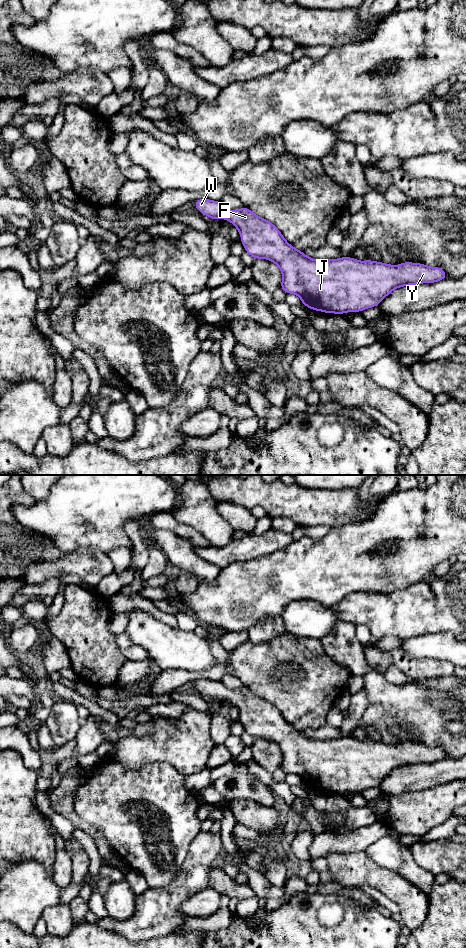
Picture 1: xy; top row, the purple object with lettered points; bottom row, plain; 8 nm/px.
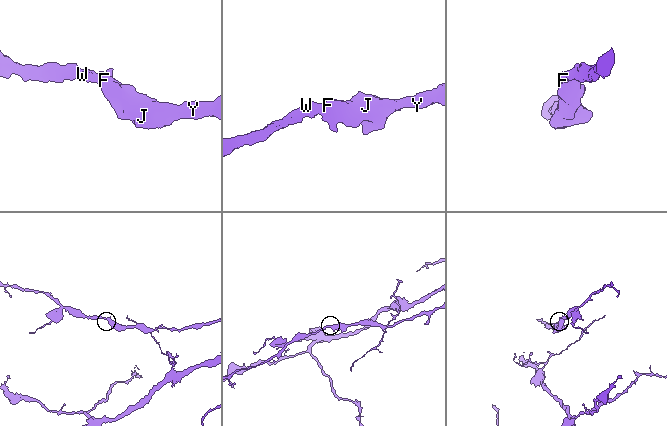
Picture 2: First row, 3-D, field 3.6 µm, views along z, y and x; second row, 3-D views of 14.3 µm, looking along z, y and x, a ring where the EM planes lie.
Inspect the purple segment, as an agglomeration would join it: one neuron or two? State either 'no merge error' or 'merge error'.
no merge error

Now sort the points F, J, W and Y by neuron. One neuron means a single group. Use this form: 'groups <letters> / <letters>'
groups F J W Y

